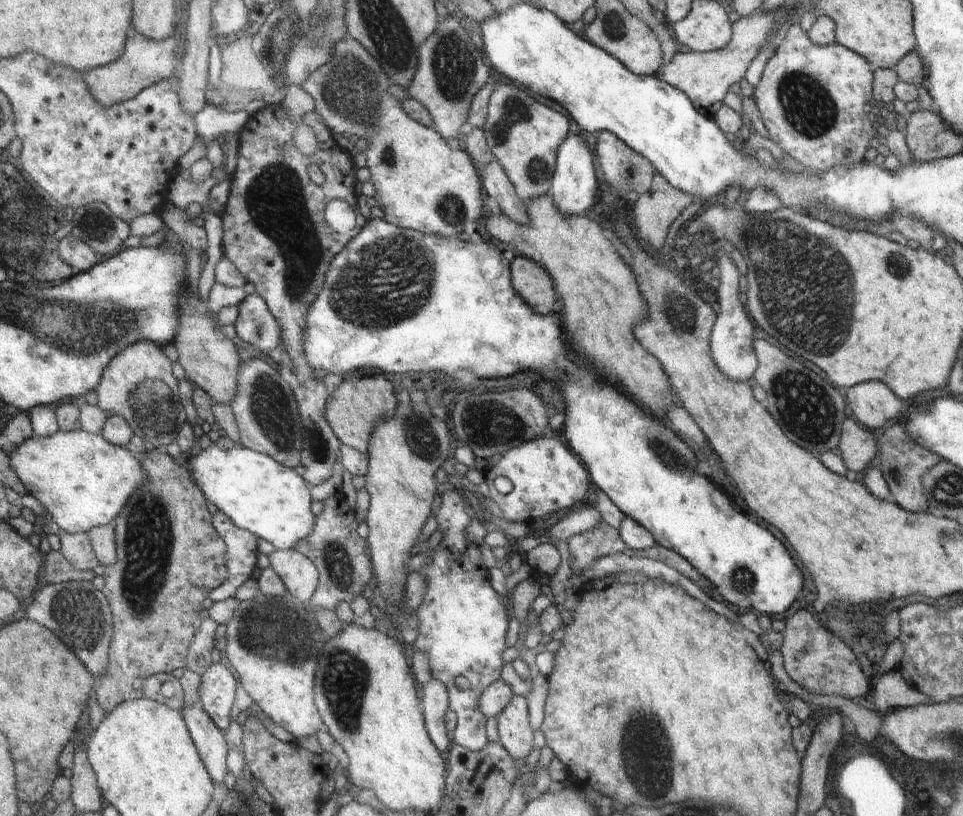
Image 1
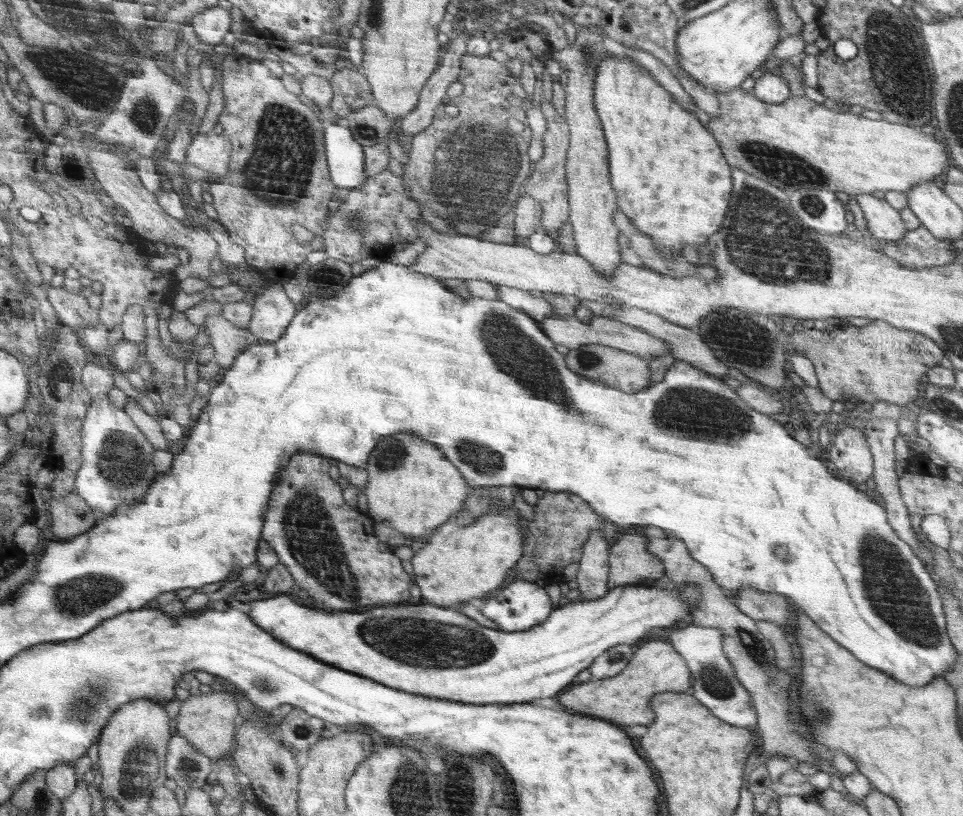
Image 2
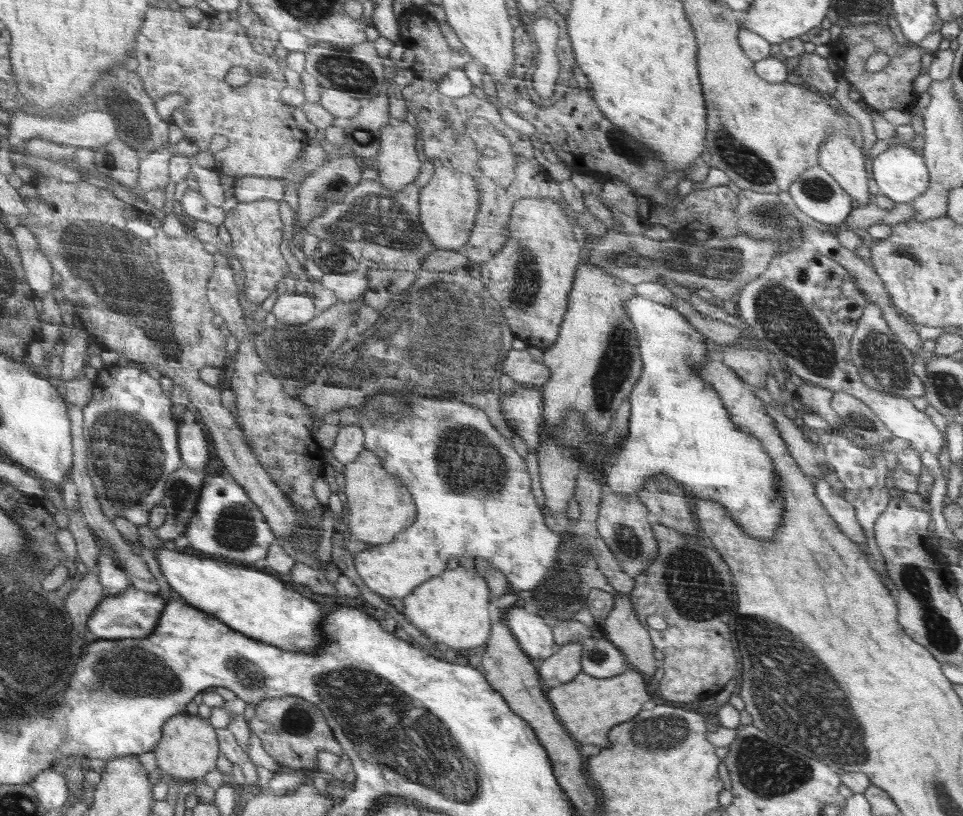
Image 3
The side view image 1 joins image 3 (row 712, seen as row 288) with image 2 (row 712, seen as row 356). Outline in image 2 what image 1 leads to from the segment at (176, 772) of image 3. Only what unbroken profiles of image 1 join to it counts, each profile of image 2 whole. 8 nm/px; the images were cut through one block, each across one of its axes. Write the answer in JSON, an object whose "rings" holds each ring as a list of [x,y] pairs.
{"rings":[[[212,691],[185,699],[177,717],[178,729],[190,742],[211,759],[218,761],[230,755],[232,744],[237,740],[240,725],[240,706],[238,698],[231,691]]]}

